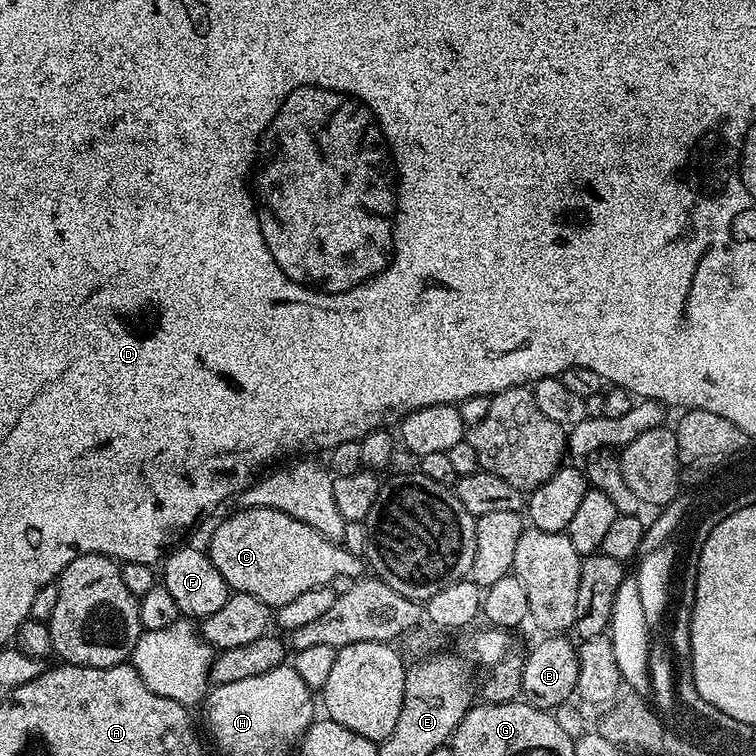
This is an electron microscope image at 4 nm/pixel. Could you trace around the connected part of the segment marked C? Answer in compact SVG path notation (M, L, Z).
M273 508L236 510L213 530L206 551L232 592L254 594L273 610L298 598L298 594L306 594L306 590L331 585L338 574L361 575L361 557L347 552L343 543L327 540L306 522Z

